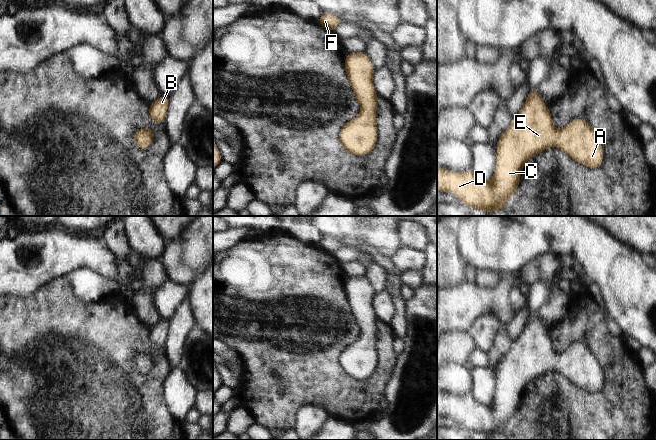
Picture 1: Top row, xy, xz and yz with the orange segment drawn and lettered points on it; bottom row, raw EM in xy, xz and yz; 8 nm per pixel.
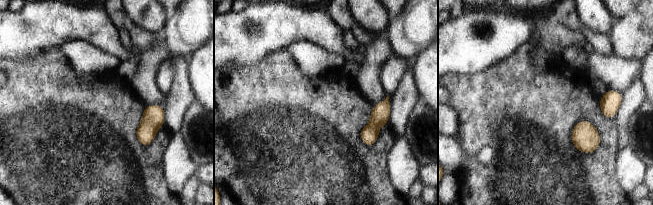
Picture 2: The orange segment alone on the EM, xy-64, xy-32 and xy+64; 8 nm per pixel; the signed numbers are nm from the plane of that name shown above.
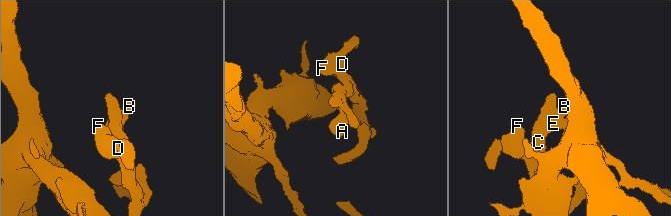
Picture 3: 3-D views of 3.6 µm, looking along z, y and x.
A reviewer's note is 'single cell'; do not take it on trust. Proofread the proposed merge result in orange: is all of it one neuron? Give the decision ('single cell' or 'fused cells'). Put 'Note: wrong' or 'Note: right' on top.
Note: right
single cell

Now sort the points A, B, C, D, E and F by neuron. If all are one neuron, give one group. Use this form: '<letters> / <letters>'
A B C D E F

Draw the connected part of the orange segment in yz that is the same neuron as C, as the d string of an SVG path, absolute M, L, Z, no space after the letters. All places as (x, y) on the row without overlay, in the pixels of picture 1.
M539 314L531 315L521 335L499 362L492 403L482 405L472 394L455 397L437 391L437 414L452 416L465 430L487 437L504 433L518 412L528 383L554 370L592 393L603 386L602 368L588 346L575 342L561 354L556 353Z

